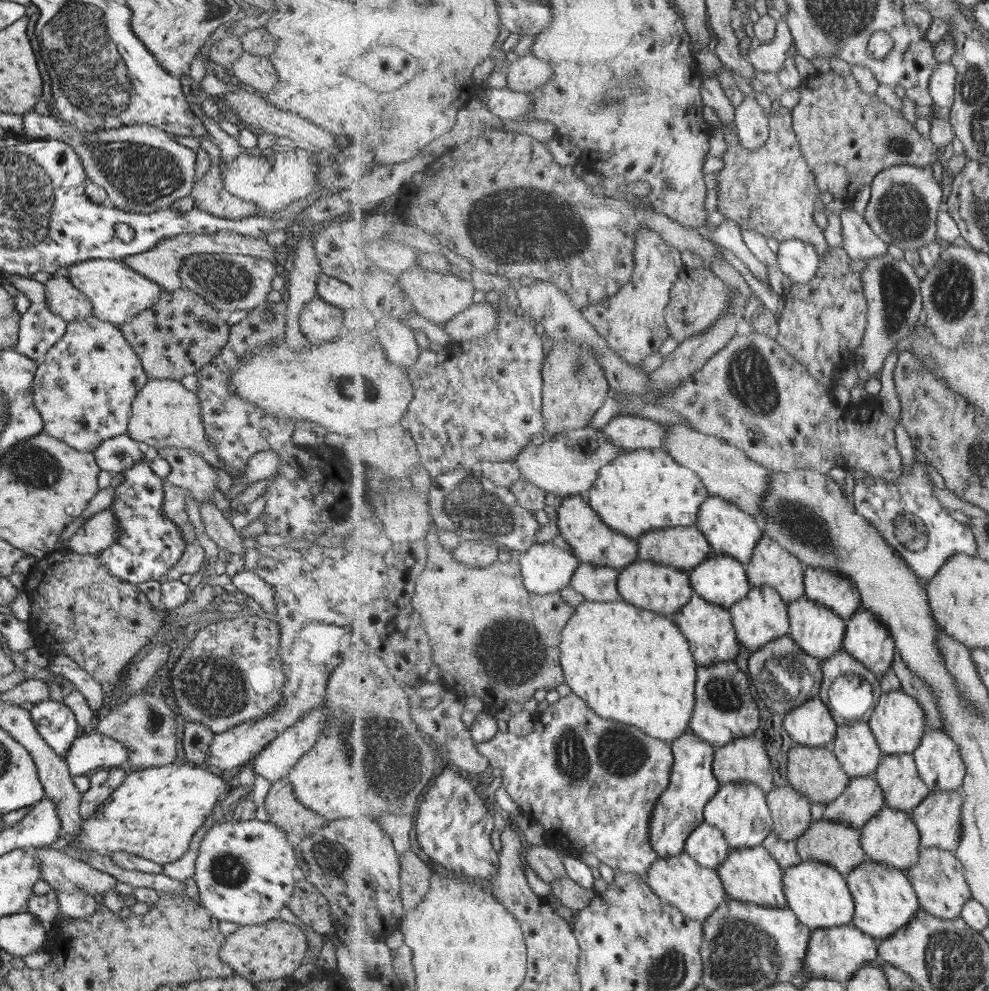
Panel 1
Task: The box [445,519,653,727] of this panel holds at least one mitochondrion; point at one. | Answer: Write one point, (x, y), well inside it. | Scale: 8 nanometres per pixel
(511, 654)

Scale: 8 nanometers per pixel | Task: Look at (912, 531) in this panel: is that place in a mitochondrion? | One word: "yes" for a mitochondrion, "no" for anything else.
yes

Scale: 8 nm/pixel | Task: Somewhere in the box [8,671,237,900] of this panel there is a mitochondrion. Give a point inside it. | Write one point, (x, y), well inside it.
(155, 717)

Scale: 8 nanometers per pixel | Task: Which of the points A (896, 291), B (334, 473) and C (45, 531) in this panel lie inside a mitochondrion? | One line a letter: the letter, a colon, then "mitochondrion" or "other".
A: mitochondrion
B: other
C: other

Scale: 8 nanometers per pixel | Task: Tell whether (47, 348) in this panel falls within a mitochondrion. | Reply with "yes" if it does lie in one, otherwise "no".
no

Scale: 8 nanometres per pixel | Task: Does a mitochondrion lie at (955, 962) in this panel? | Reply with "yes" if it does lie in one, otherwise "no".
yes

